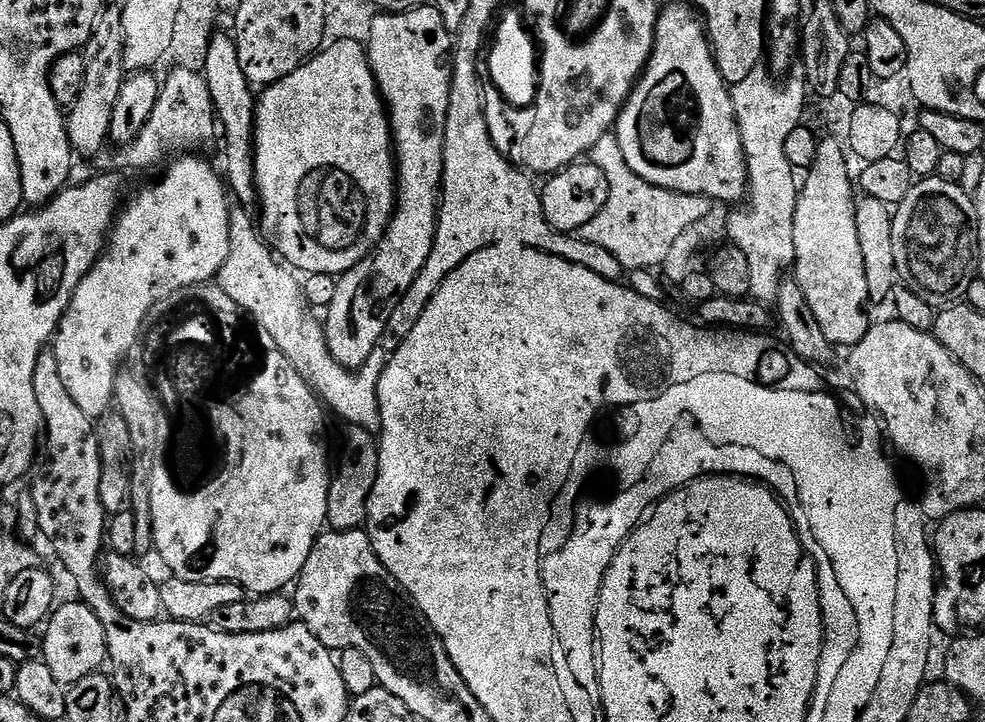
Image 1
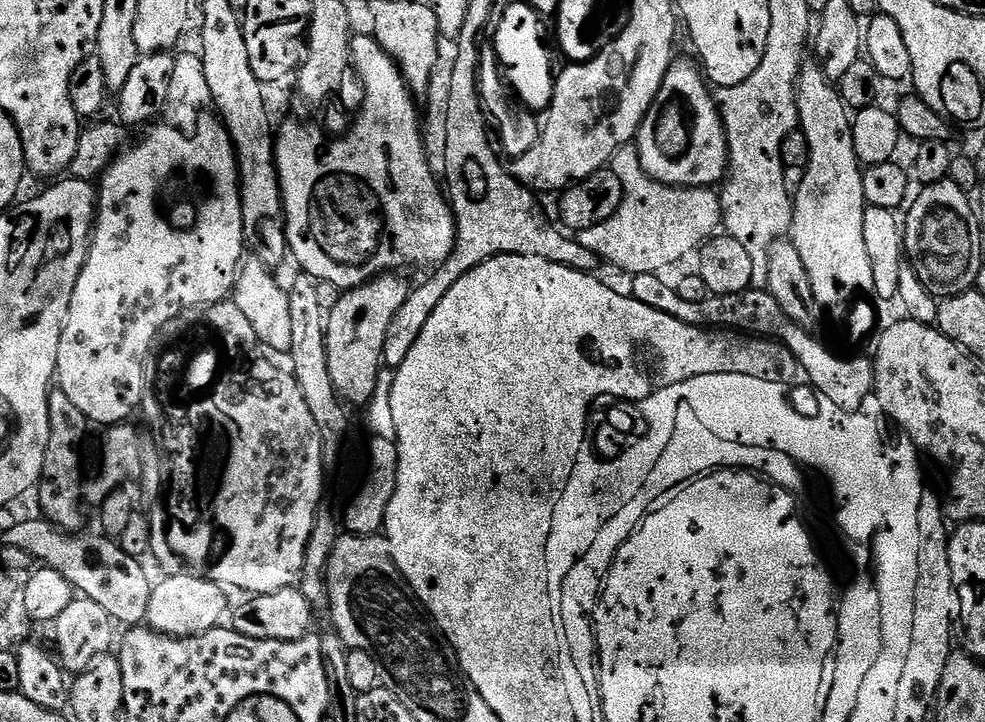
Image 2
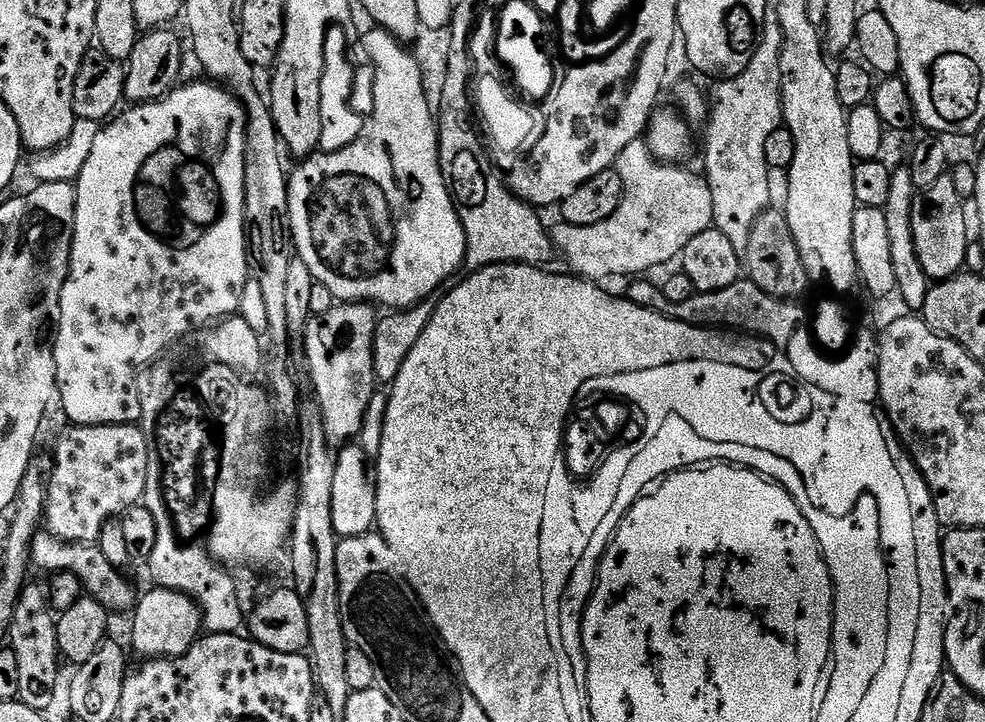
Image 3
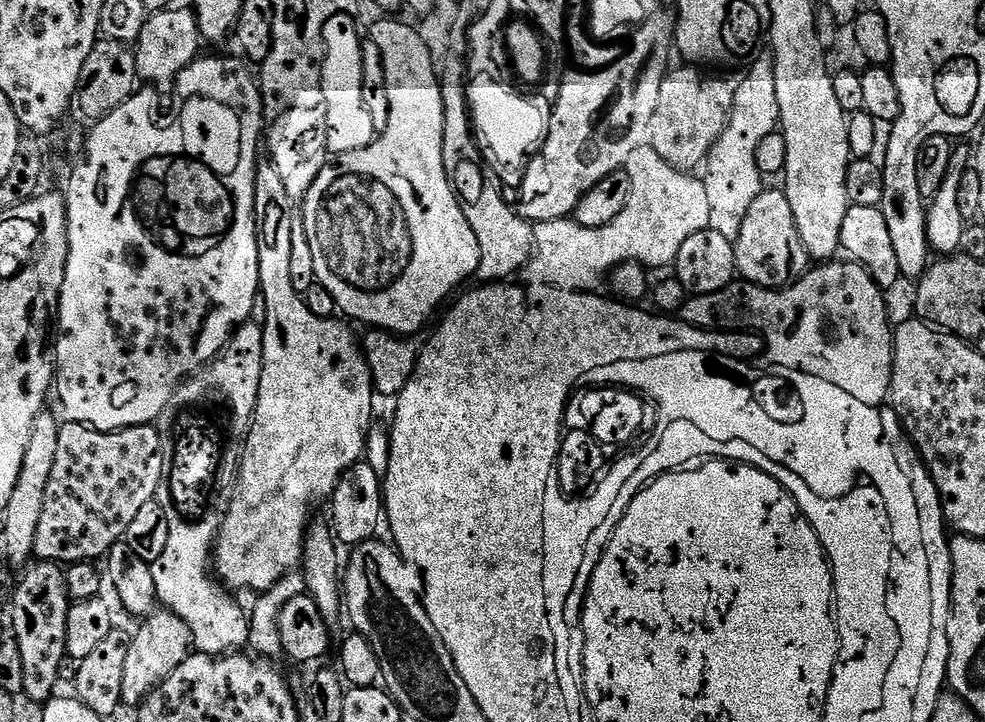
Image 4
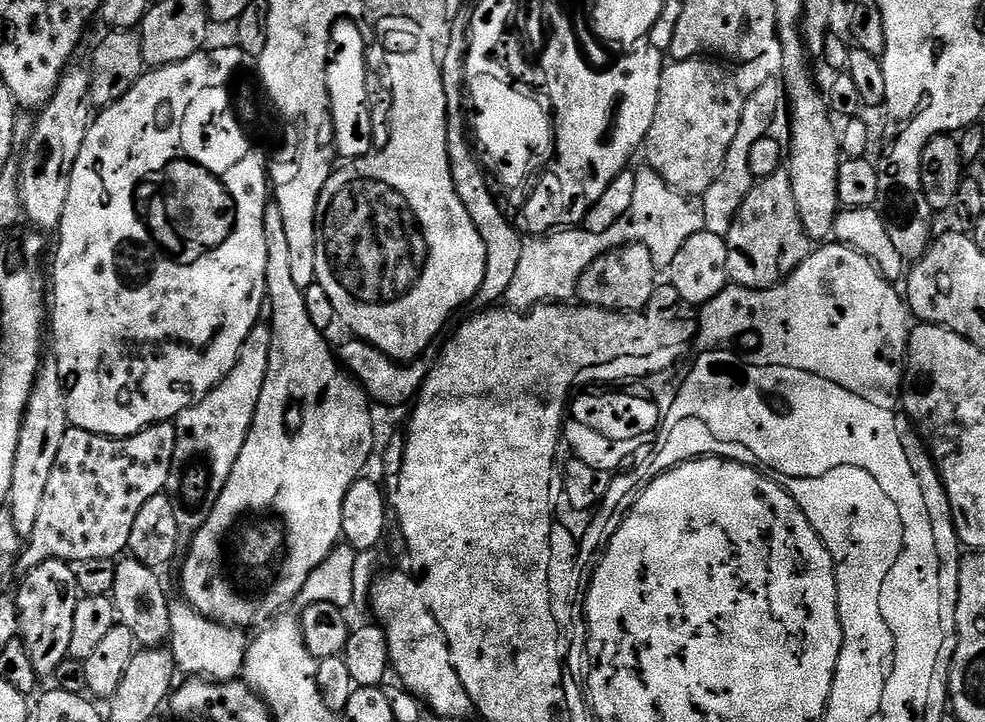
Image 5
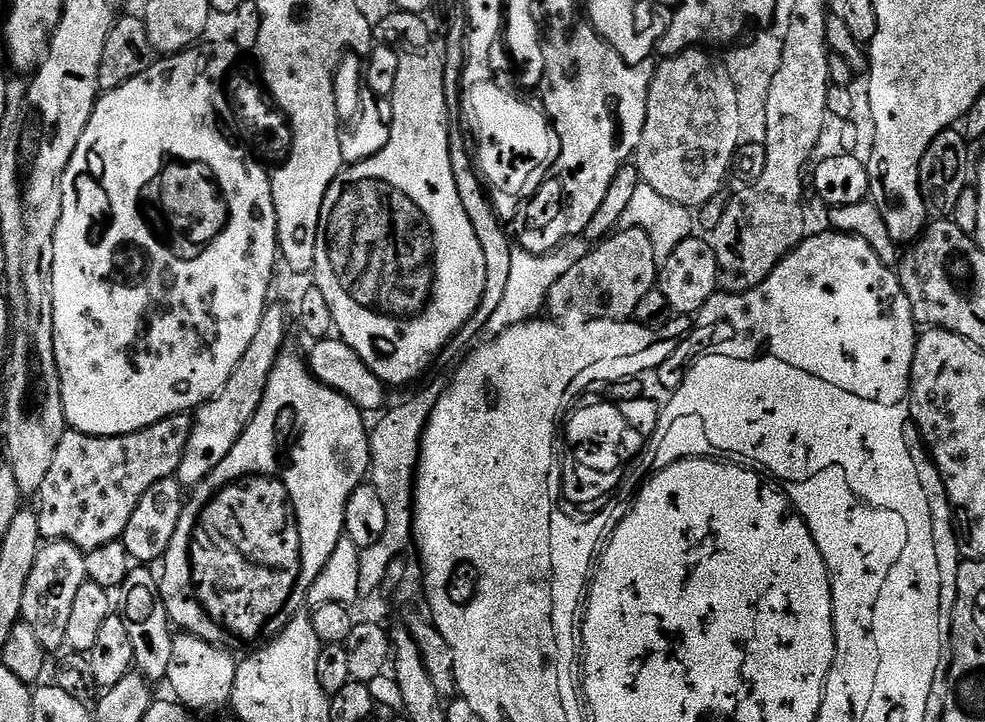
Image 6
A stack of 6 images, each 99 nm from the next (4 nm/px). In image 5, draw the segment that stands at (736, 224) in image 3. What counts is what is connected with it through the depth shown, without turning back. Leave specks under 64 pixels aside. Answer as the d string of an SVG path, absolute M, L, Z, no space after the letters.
M776 79L758 85L756 93L745 99L742 118L738 122L738 130L730 142L730 150L726 154L724 165L720 168L720 173L714 178L711 186L704 191L702 197L704 231L727 237L732 219L736 216L736 211L742 206L746 194L750 194L754 183L754 177L750 170L750 146L754 146L754 142L758 142L762 137L769 135L770 129L768 127L771 126L772 119L775 118L776 111L780 108L780 100L782 104L785 96L786 93L781 81Z

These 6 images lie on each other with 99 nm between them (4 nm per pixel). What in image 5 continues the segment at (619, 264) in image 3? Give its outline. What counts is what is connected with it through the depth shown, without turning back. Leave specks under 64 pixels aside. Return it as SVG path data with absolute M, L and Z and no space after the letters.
M647 166L635 169L634 199L630 210L602 234L590 234L583 226L564 226L549 236L532 236L524 240L518 270L506 290L504 300L512 310L531 310L547 302L566 302L576 296L582 274L599 256L612 248L641 244L650 250L657 270L666 270L674 262L674 254L682 250L686 238L704 231L704 209L693 197L671 188L663 178Z

